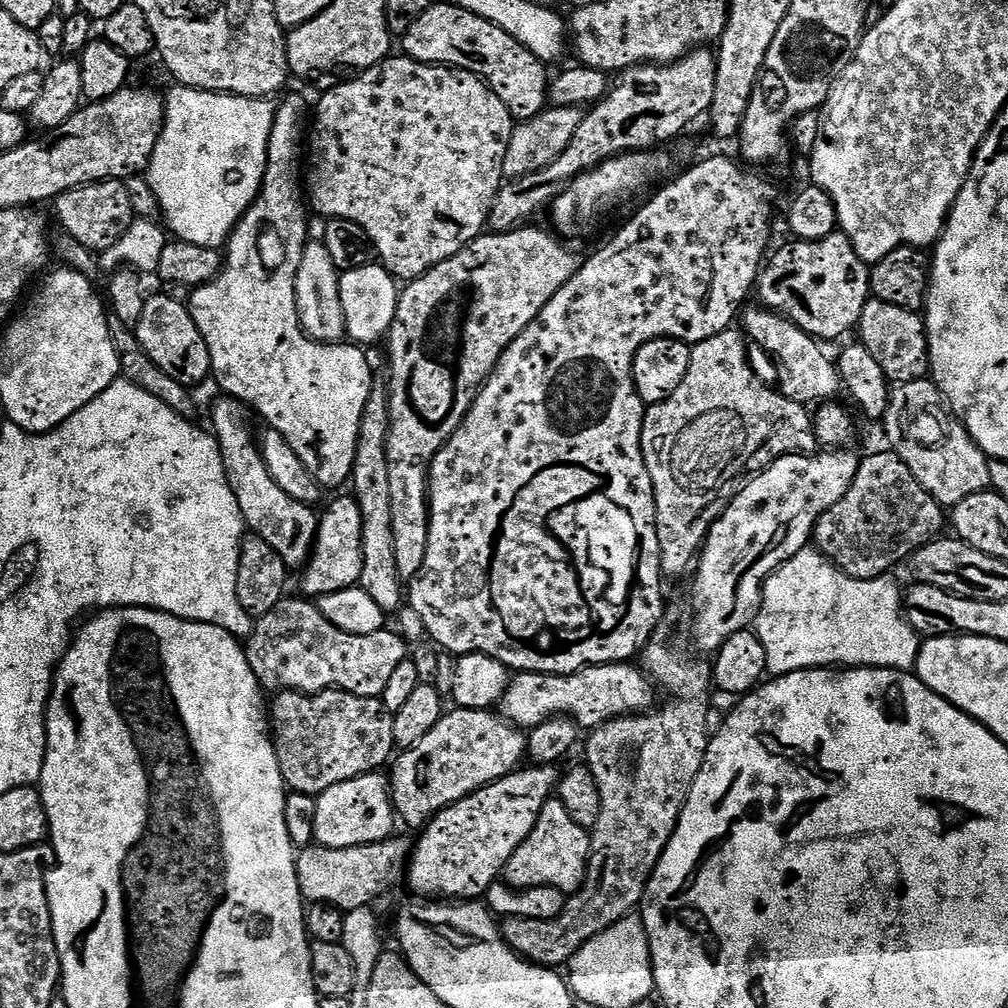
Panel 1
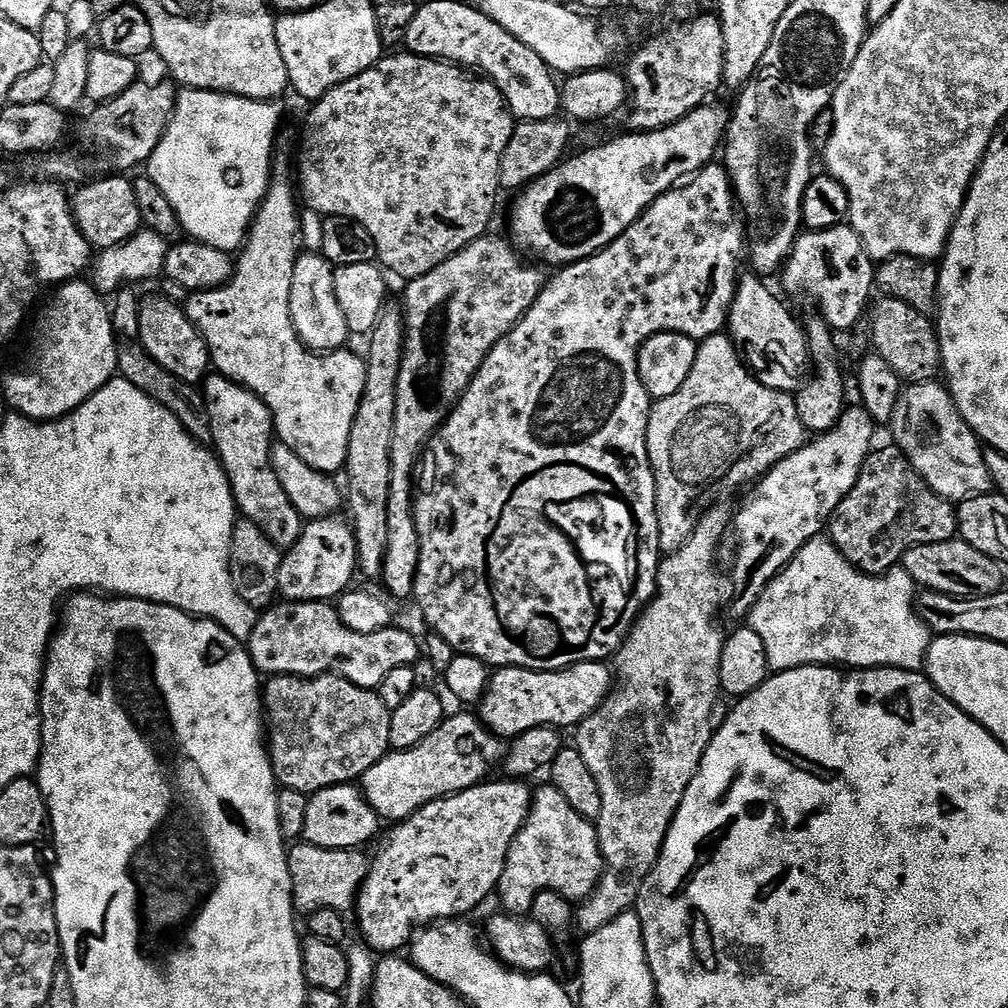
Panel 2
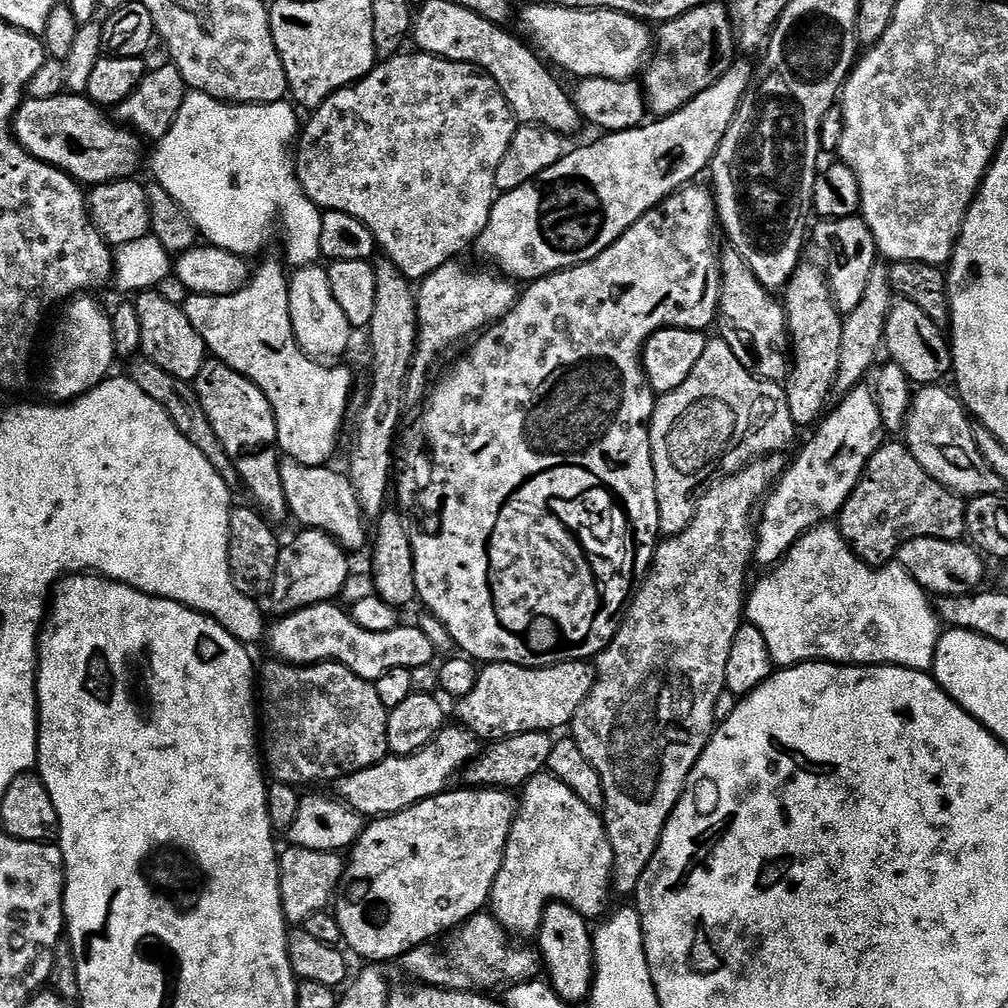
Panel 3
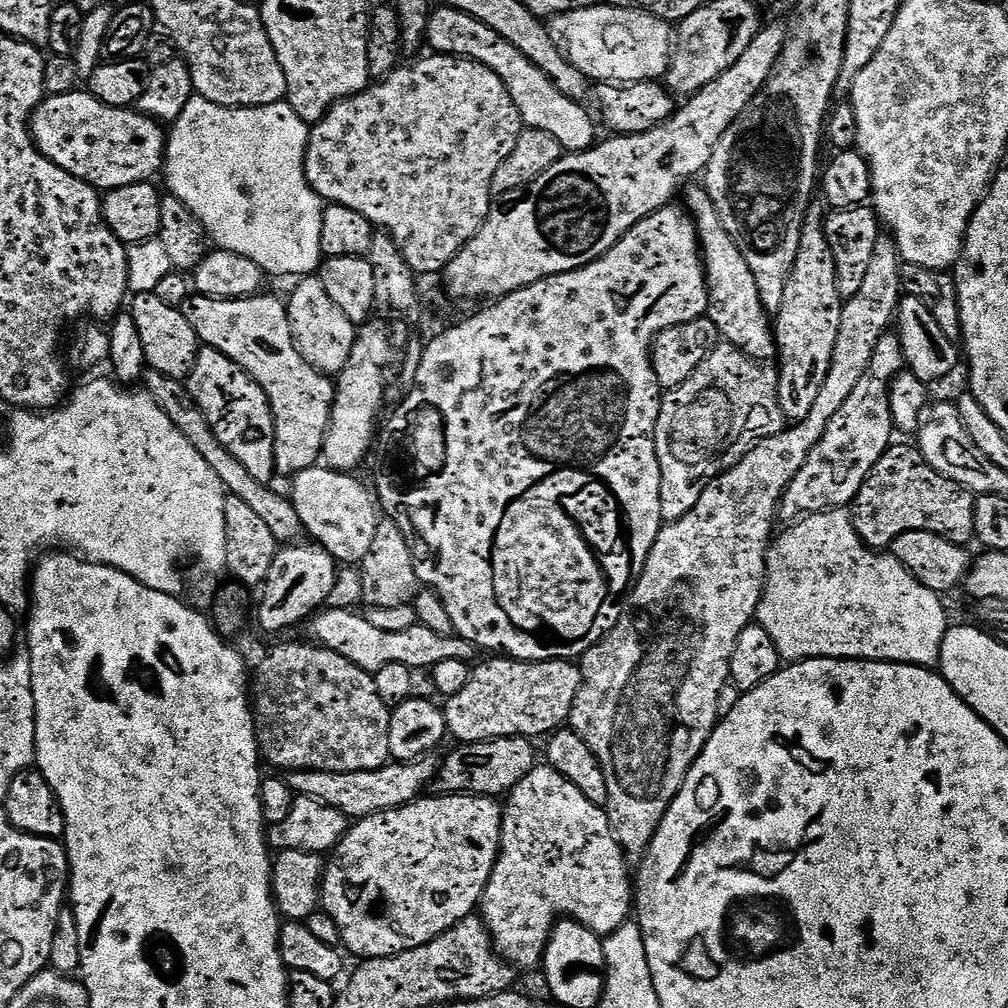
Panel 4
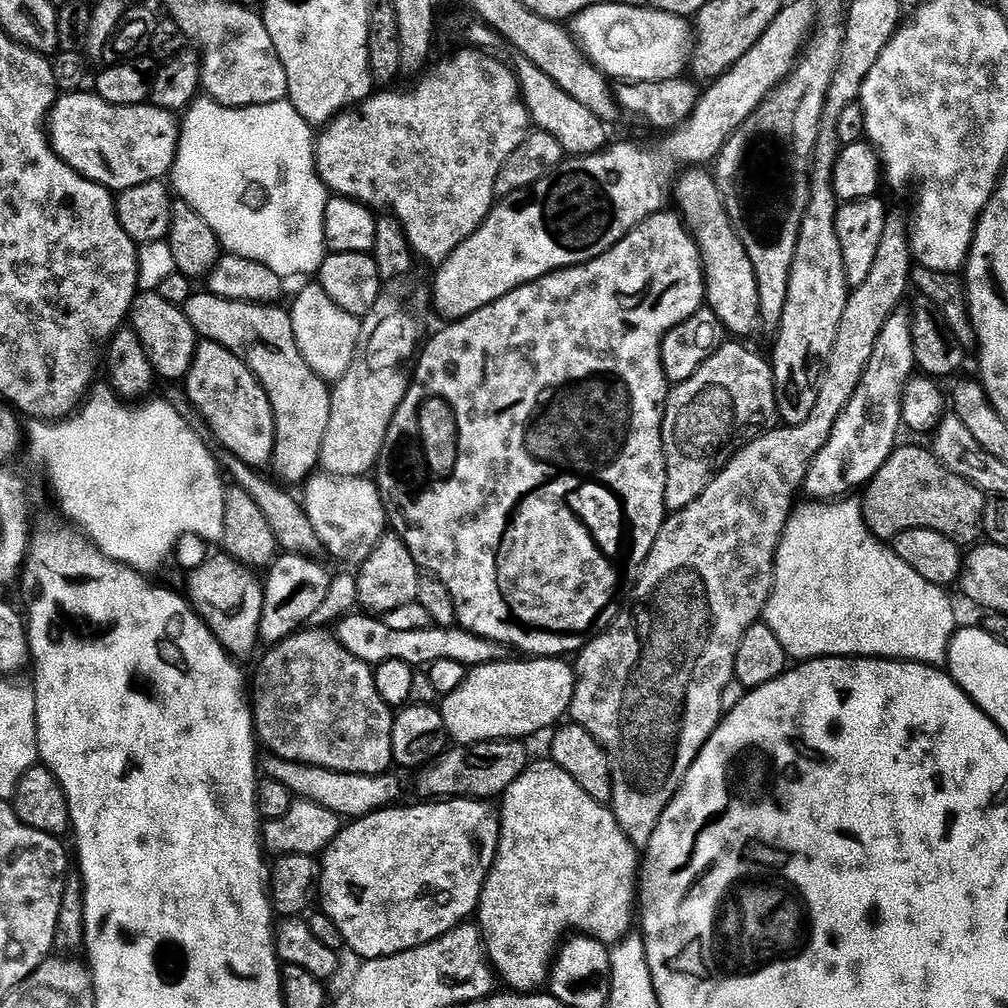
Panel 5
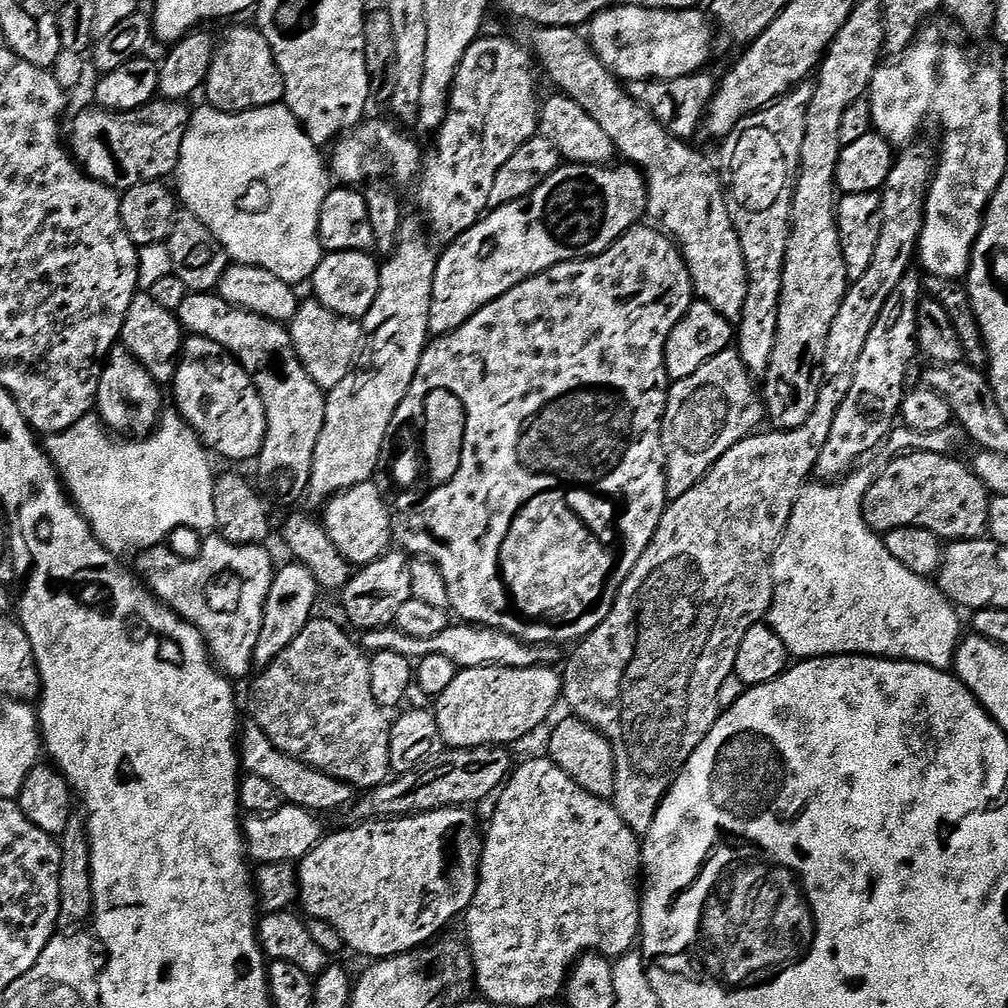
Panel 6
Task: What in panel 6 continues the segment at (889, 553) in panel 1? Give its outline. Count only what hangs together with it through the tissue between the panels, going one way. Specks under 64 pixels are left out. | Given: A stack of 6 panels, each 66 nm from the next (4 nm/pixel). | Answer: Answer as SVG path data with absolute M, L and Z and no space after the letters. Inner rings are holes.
M906 452L895 458L889 459L888 465L884 469L876 472L876 480L870 486L870 490L866 490L866 498L864 499L864 520L872 527L872 531L877 534L883 534L890 530L898 530L902 526L918 526L925 528L939 536L941 541L951 542L953 540L979 540L987 533L988 515L990 514L990 493L988 487L977 478L976 473L972 471L967 463L964 464L960 460L955 460L955 455L949 454L943 456L937 452Z

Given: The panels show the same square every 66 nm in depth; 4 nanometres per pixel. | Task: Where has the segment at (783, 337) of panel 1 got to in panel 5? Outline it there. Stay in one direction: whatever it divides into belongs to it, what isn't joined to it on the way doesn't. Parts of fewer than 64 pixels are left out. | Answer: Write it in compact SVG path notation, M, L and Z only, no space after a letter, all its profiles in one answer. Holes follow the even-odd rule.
M696 166L684 170L680 181L676 184L676 206L680 220L688 229L692 241L700 251L700 267L704 273L704 295L707 307L724 324L733 337L744 338L760 321L758 306L757 282L754 278L754 262L750 262L750 254L746 254L746 246L742 246L742 238L734 230L732 220L724 205L722 194L716 185L716 177L711 171Z

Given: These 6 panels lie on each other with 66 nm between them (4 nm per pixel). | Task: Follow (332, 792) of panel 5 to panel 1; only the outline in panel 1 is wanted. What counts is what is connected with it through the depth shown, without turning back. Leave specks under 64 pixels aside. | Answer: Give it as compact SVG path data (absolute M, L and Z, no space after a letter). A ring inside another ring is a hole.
M453 709L445 711L430 734L414 742L412 748L403 749L390 764L392 807L397 817L415 830L423 829L446 806L517 771L528 751L527 735L495 711Z

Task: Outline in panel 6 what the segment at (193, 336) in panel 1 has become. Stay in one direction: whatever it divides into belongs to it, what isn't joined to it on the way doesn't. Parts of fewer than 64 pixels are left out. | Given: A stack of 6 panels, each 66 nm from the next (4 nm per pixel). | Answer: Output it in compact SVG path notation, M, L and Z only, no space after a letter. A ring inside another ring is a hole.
M137 291L134 302L130 302L130 310L126 310L126 322L120 331L119 343L130 350L130 354L134 354L134 358L138 358L146 370L150 370L157 384L171 385L180 365L180 351L184 348L185 339L186 333L180 326L179 315L173 309L171 312L147 291Z

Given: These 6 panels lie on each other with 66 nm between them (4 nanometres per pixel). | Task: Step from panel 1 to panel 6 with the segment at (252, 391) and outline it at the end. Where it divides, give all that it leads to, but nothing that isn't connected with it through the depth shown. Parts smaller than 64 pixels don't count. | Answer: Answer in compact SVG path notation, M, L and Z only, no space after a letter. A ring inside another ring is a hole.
M218 294L185 295L178 307L185 333L218 342L250 374L266 410L266 438L258 457L259 483L284 500L296 500L308 491L314 462L314 446L324 425L325 393L310 378L292 345L292 333L283 324L227 304Z

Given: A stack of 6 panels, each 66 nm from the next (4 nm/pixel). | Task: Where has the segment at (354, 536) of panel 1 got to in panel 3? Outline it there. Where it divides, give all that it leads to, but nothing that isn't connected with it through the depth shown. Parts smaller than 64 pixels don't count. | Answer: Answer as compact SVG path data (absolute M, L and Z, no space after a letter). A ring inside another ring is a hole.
M316 528L300 530L292 541L285 543L278 554L274 586L270 593L272 608L277 617L288 616L311 604L327 604L348 584L349 553L326 532Z

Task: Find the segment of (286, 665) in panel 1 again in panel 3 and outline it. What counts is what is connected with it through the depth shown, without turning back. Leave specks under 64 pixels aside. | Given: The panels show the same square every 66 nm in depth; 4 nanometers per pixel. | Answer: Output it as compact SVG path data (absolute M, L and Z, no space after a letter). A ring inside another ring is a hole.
M336 602L311 604L309 608L273 619L273 624L271 621L266 632L266 648L276 655L273 657L277 661L286 664L321 664L323 660L333 660L336 664L354 670L354 674L358 674L363 680L373 682L382 678L382 674L386 674L386 670L398 670L399 668L419 670L419 668L426 667L432 659L437 659L436 647L432 645L430 638L426 638L426 634L422 634L422 630L418 626L412 626L412 628L401 626L394 630L382 630L381 632L364 630L362 626L358 626L358 622L352 620L351 615L345 609L343 612L338 605L339 603Z

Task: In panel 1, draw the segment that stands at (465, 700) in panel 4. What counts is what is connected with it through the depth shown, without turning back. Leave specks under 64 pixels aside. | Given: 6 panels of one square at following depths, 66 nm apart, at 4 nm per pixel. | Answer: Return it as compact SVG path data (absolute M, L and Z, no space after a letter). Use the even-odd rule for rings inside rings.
M632 662L592 664L568 676L547 676L541 672L513 675L498 705L499 715L521 730L536 728L553 716L566 716L584 730L597 728L633 710L647 709L655 698L657 689L653 681L634 665Z

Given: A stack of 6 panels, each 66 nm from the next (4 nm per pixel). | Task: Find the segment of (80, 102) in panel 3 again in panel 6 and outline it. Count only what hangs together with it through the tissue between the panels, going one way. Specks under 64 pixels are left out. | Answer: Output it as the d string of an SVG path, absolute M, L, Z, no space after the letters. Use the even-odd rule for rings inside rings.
M157 98L151 104L142 106L138 110L130 110L129 112L106 112L103 110L95 110L96 112L80 112L72 120L72 144L70 140L70 151L77 164L92 177L93 180L98 181L99 184L104 184L108 188L123 190L126 188L133 188L142 182L154 182L155 180L163 181L164 176L172 176L176 171L176 167L180 164L180 151L182 150L182 142L186 138L186 130L188 123L192 121L193 109L187 108L189 105L183 100L166 100Z

